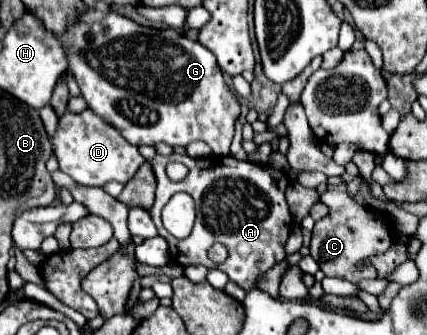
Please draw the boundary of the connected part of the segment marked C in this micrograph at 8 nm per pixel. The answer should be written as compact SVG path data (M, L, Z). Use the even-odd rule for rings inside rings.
M338 189L326 191L326 193L322 193L320 201L324 205L328 205L330 213L324 219L316 221L316 225L314 225L310 255L320 265L324 275L346 279L352 283L360 283L364 279L376 279L374 267L370 267L370 265L358 267L358 263L372 255L382 255L384 251L388 251L394 245L392 221L384 213L360 205L346 191L338 191Z

